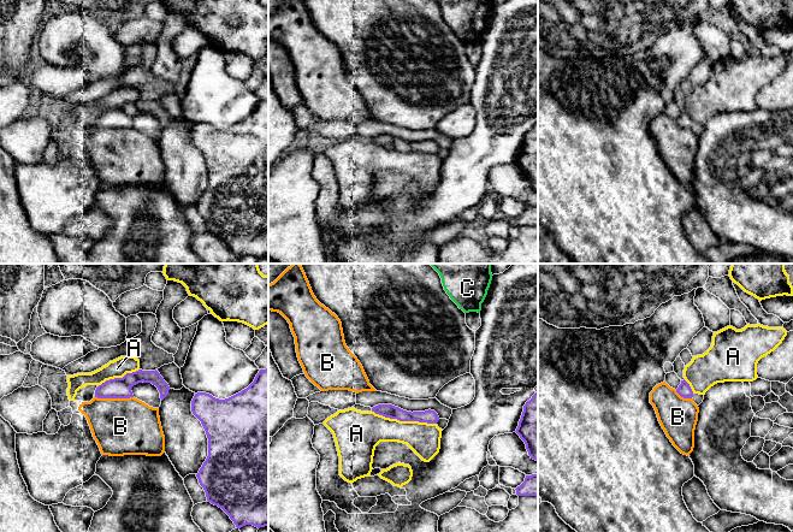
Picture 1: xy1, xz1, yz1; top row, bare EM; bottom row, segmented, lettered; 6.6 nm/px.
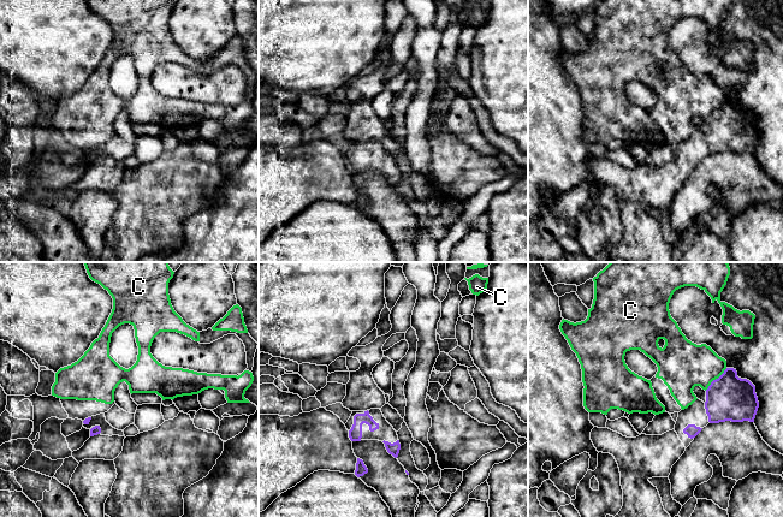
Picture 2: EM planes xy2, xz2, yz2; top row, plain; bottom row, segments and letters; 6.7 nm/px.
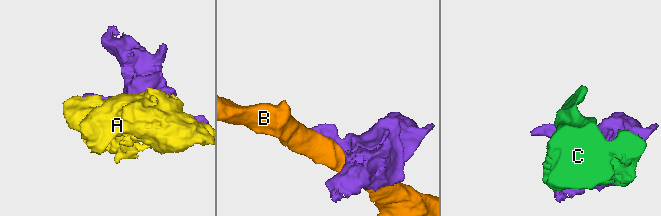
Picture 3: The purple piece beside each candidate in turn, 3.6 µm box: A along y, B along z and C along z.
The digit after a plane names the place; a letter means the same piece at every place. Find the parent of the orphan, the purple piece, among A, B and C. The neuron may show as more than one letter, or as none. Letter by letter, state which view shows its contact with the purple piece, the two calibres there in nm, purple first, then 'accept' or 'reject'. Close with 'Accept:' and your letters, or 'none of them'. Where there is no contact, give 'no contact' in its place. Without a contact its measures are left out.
A: contact in xz1; calibres 90 and 240 nm; reject
B: contact in xy1; calibres 140 and 380 nm; reject
C: contact in yz2; calibres 300 and 320 nm; reject
Accept: none of them

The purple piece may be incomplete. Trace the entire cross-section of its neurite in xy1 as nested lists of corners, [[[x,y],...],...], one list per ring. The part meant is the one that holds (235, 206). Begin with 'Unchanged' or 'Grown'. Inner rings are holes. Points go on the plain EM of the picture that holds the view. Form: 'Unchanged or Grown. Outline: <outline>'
Unchanged. Outline: [[[268,99],[260,100],[247,119],[229,129],[195,124],[191,142],[201,152],[208,169],[208,187],[196,205],[207,231],[221,238],[237,259],[245,255],[258,259],[268,256]]]

